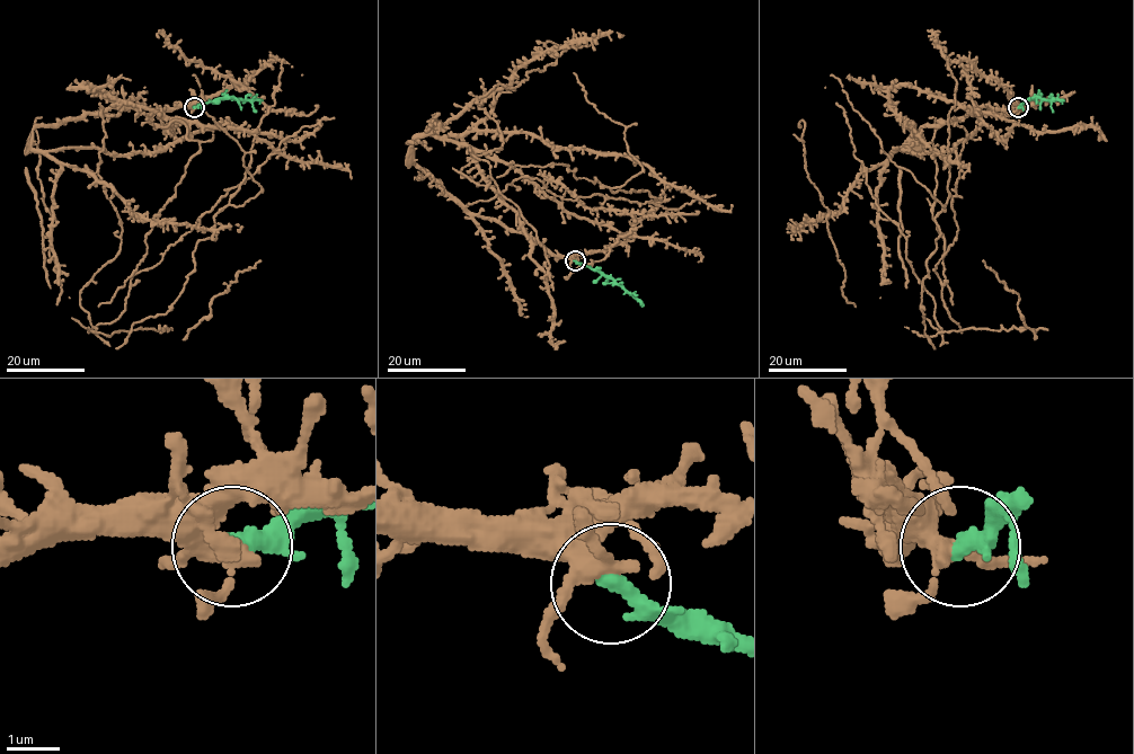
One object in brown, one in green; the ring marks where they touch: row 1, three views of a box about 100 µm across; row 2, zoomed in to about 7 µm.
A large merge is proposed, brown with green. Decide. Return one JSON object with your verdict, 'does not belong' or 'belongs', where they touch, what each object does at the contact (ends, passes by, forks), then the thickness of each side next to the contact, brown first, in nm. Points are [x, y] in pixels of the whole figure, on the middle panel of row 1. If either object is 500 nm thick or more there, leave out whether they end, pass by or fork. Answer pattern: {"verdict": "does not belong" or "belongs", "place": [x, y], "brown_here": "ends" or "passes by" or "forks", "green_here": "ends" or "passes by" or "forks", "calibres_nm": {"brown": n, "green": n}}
{"verdict": "belongs", "place": [575, 260], "brown_here": "forks", "green_here": "ends", "calibres_nm": {"brown": 280, "green": 360}}

